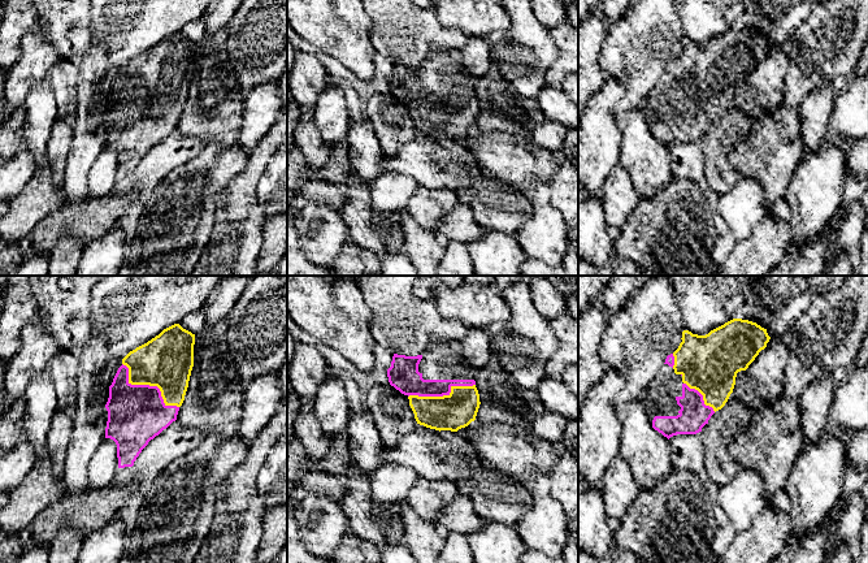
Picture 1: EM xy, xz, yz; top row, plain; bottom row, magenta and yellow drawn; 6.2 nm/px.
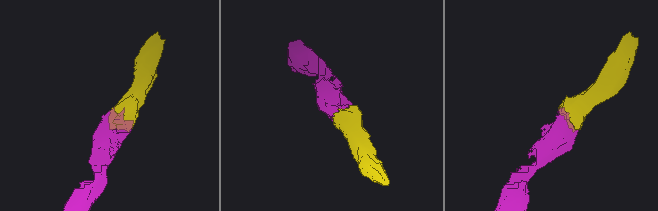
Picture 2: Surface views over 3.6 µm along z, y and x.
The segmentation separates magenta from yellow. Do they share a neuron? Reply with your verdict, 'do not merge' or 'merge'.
merge

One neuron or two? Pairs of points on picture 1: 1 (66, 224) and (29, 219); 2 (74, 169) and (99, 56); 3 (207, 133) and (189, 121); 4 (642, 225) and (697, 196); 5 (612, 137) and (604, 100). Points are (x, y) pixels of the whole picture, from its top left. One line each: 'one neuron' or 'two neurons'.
1: two neurons
2: one neuron
3: one neuron
4: one neuron
5: one neuron

